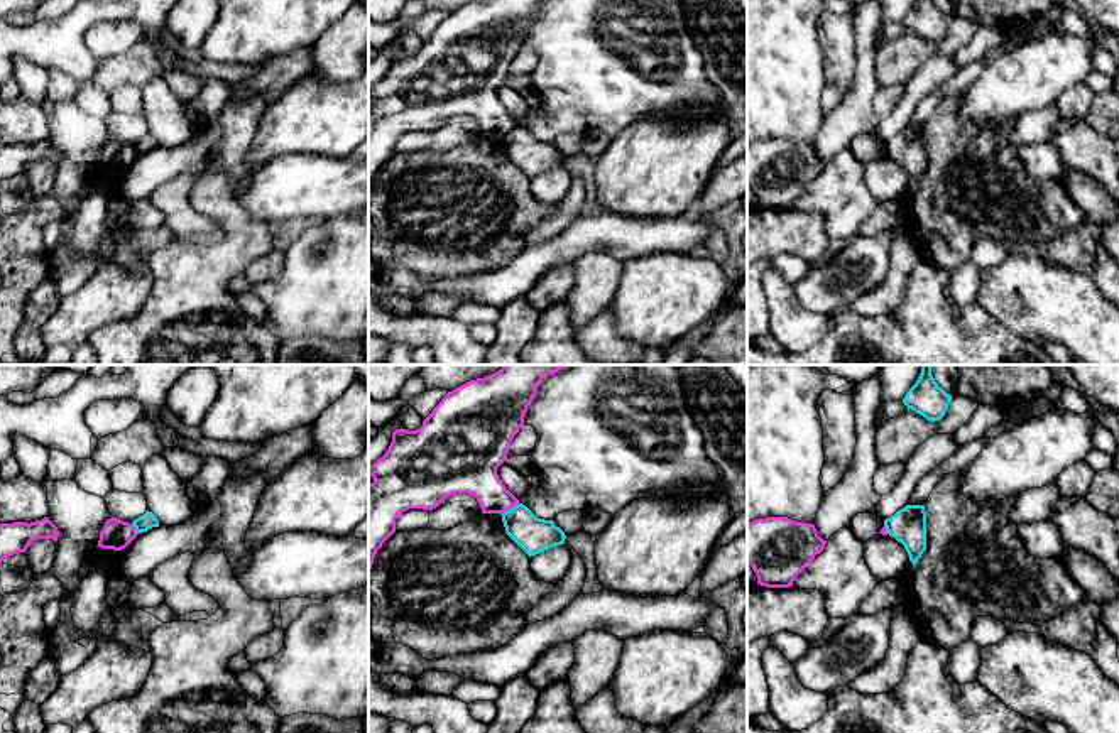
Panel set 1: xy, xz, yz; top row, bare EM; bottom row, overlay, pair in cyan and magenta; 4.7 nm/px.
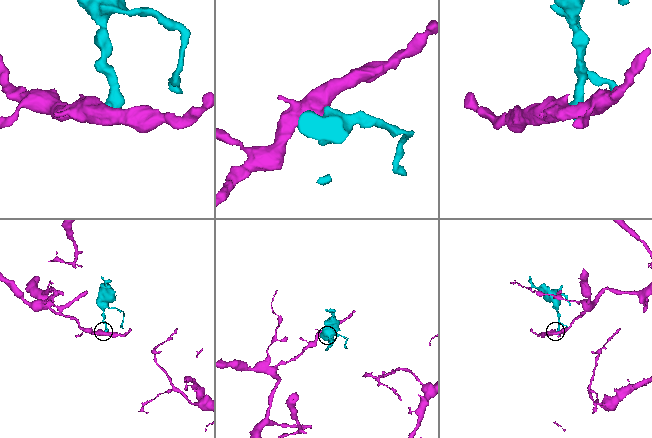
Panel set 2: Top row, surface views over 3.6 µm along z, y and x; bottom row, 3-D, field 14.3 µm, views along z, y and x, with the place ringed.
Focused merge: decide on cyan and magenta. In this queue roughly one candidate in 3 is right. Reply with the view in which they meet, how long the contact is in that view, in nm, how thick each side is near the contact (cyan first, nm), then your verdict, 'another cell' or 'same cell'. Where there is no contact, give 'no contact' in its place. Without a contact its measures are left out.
xz | 110 nm | 170/220 nm | another cell

